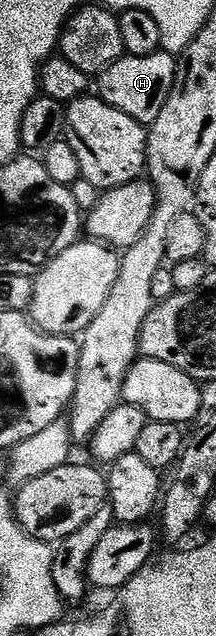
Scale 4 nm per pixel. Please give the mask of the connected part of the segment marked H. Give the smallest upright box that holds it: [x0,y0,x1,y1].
[96,52,178,128]

